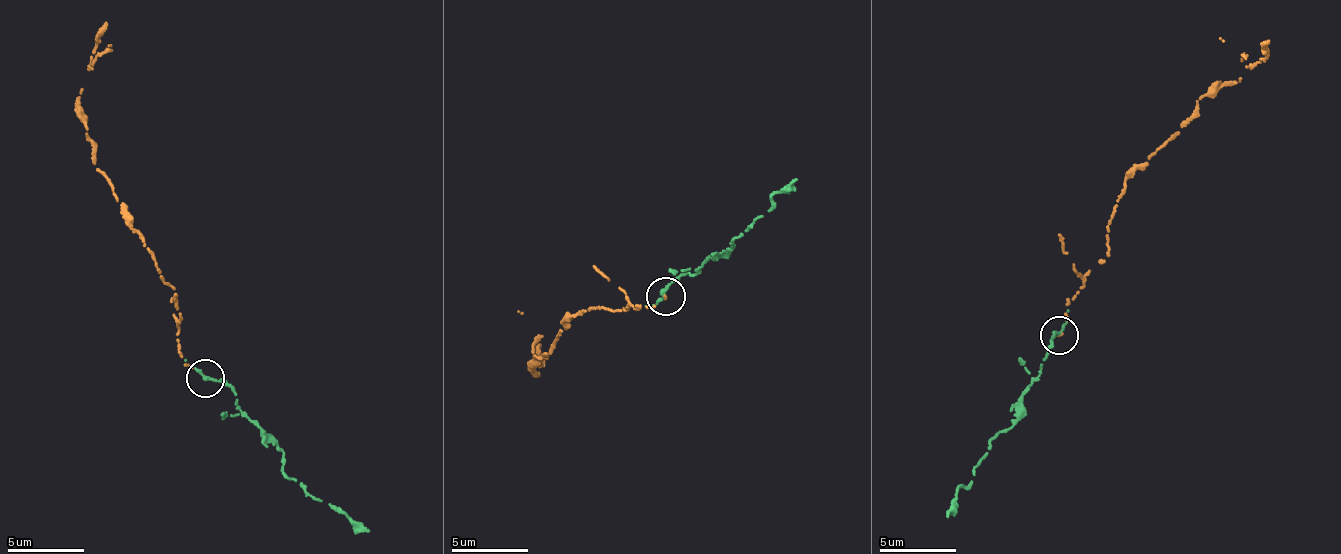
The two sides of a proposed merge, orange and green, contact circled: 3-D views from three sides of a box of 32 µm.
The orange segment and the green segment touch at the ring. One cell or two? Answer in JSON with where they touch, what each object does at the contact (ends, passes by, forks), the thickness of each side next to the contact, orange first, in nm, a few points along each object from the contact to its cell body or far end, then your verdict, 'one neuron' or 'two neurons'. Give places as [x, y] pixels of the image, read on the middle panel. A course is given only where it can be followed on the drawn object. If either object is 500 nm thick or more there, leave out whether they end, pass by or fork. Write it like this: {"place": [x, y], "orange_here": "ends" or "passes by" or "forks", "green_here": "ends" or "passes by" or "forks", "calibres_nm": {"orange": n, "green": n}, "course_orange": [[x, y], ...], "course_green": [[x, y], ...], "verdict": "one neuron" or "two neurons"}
{"place": [665, 296], "orange_here": "ends", "green_here": "ends", "calibres_nm": {"orange": 100, "green": 340}, "course_orange": [[666, 295], [655, 306], [596, 306], [571, 318], [555, 349], [533, 357], [536, 373], [539, 333], [520, 311]], "course_green": [[666, 295], [673, 280], [688, 273], [695, 274], [701, 262], [730, 248], [796, 179]], "verdict": "one neuron"}

